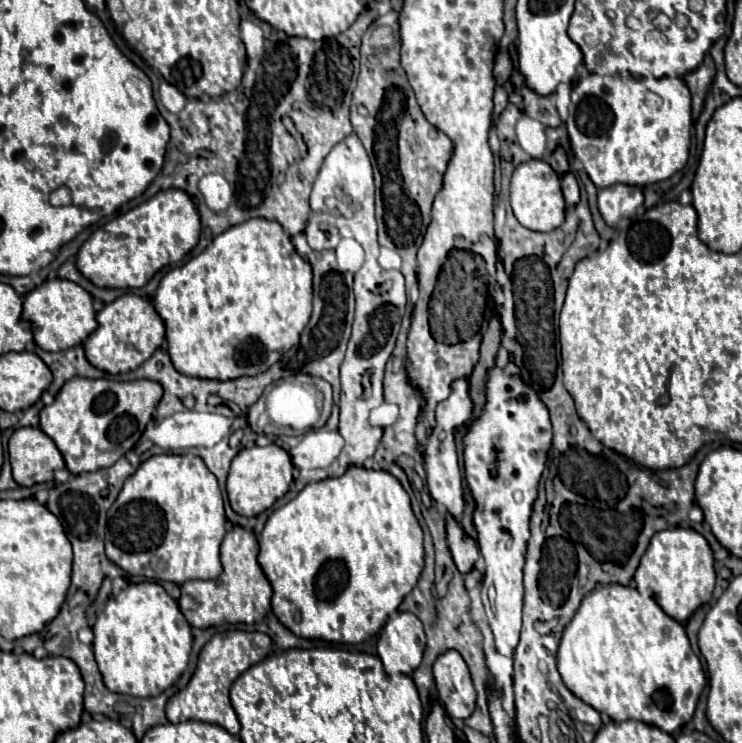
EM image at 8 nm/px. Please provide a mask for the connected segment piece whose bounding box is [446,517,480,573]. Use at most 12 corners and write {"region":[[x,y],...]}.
{"region":[[452,517],[448,547],[458,571],[470,573],[480,561],[476,543]]}

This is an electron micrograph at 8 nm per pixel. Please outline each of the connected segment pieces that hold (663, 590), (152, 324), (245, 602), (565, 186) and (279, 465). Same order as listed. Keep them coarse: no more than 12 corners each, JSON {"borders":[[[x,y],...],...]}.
{"borders":[[[658,531],[634,573],[670,617],[712,597],[713,551],[698,531]],[[134,293],[96,315],[86,357],[110,375],[162,345],[164,321]],[[234,525],[220,545],[222,575],[186,581],[192,627],[260,623],[272,587],[254,533]],[[572,173],[562,177],[562,193],[568,207],[580,203],[578,183]],[[274,443],[244,447],[228,473],[230,505],[258,515],[288,491],[294,465]]]}

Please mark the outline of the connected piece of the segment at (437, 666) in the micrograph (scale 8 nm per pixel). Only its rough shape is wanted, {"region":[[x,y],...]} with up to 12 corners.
{"region":[[456,651],[434,663],[438,697],[450,719],[468,719],[476,691]]}

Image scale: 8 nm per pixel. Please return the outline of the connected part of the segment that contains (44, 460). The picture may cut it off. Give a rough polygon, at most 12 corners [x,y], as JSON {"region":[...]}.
{"region":[[38,427],[16,429],[8,457],[16,483],[50,481],[60,449]]}

